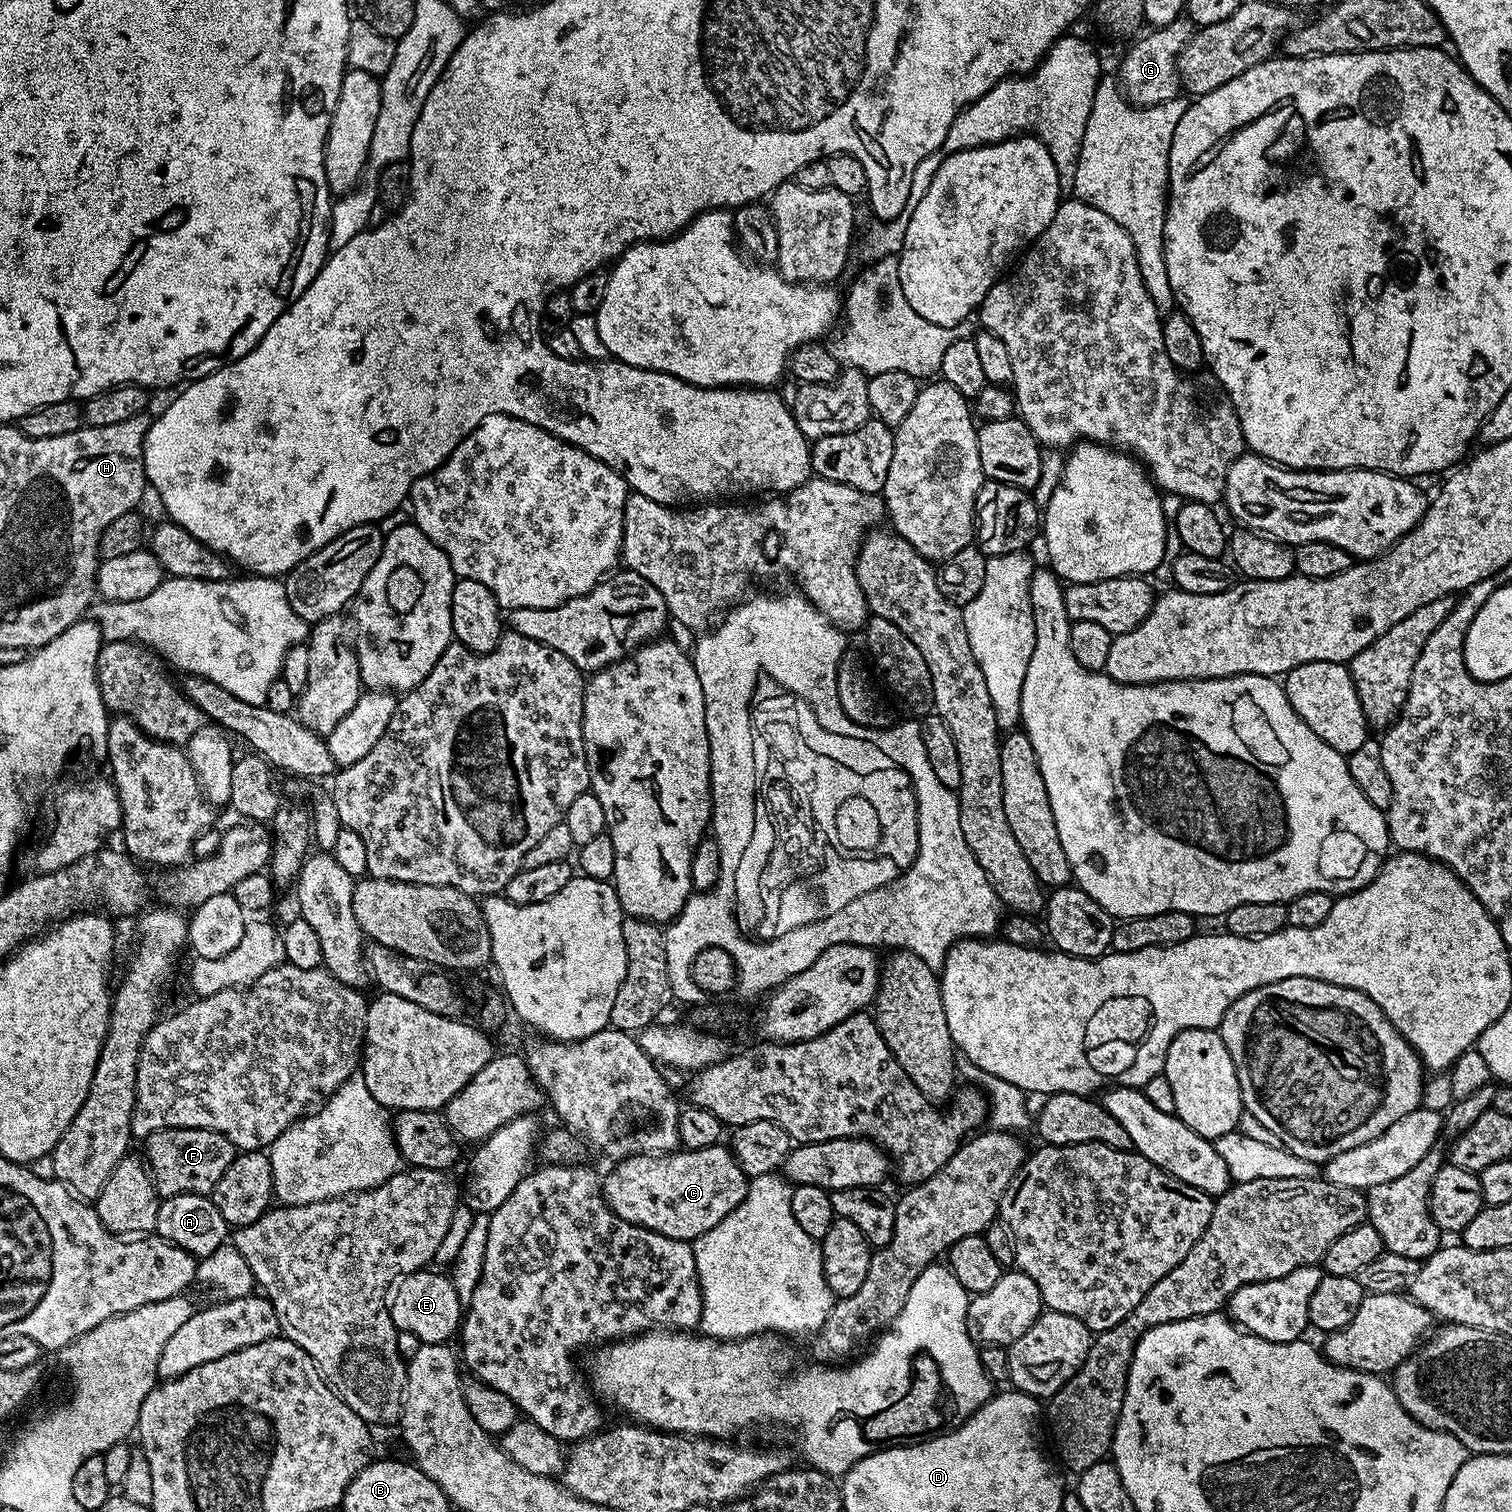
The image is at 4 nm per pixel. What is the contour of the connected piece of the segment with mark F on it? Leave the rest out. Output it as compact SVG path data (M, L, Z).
M167 1128L151 1132L143 1141L143 1159L152 1173L152 1184L157 1197L178 1194L211 1193L212 1188L222 1178L226 1166L238 1155L238 1150L224 1137L224 1133L201 1128Z

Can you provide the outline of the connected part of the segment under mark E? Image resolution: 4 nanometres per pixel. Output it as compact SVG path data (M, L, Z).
M432 1270L412 1272L395 1285L394 1291L390 1296L392 1321L397 1332L414 1334L414 1338L418 1338L421 1344L448 1344L451 1341L451 1336L453 1339L460 1330L462 1323L462 1297L459 1292L454 1290L451 1279L445 1273L443 1276L440 1272L428 1271Z

